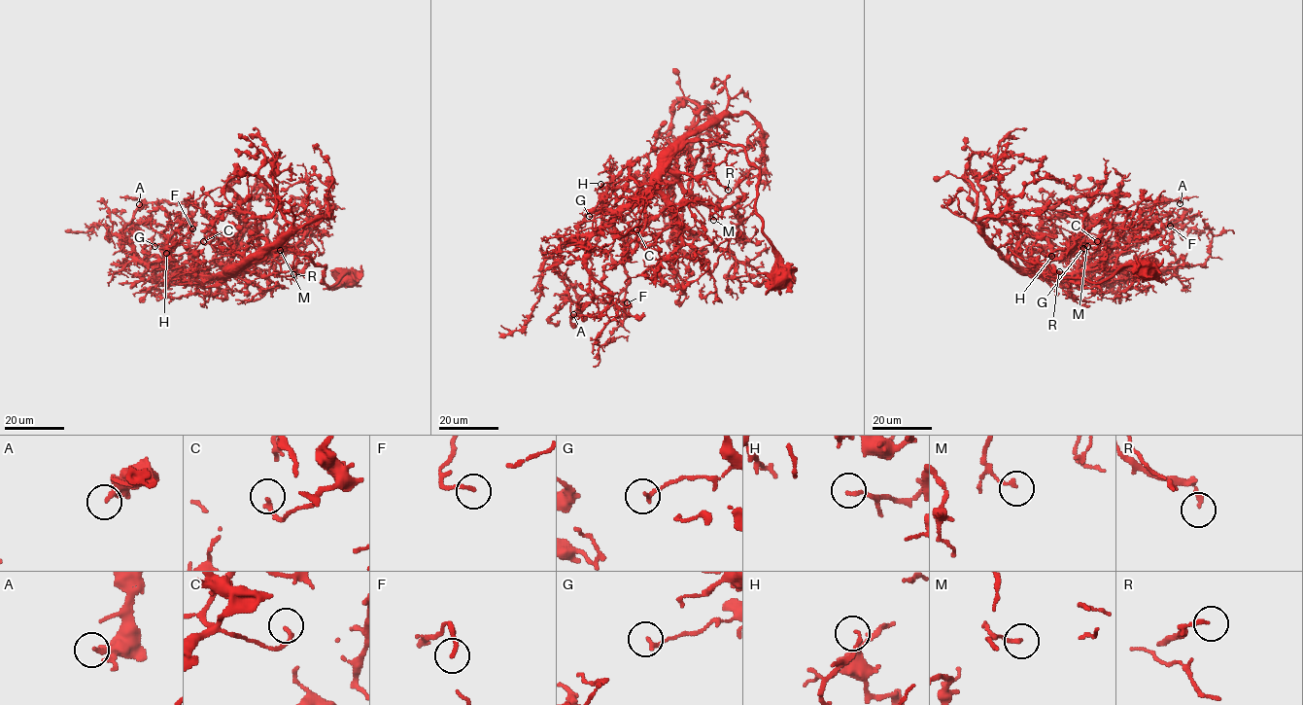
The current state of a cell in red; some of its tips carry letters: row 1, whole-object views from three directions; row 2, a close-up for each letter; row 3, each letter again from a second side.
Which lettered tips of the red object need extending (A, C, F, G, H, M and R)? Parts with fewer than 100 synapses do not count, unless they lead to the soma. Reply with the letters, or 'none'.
F

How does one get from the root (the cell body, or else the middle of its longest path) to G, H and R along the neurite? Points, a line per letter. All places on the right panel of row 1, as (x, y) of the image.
G: (1147, 270), (1120, 266), (1088, 282), (1009, 247), (1008, 259), (1070, 275), (1073, 242), (1083, 248)
H: (1147, 270), (1120, 266), (1088, 282), (1008, 248), (1023, 270), (1070, 275), (1079, 268), (1072, 253), (1051, 256)
R: (1147, 270), (1120, 266), (1088, 282), (1060, 276), (1008, 248), (1010, 262), (1023, 270), (1059, 271)

